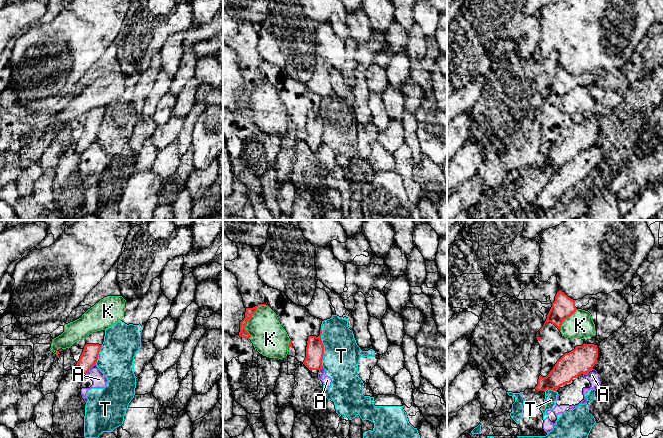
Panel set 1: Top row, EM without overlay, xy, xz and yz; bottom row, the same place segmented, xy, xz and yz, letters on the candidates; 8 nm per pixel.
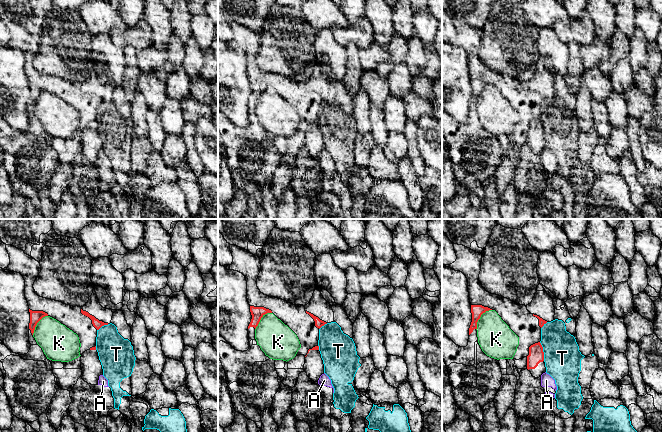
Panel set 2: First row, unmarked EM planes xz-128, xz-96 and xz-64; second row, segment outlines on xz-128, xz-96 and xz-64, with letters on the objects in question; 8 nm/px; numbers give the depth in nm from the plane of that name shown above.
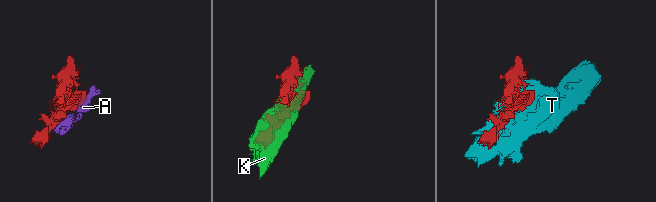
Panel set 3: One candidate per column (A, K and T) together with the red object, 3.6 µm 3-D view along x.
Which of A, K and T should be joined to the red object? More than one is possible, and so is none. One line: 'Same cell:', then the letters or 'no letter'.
Same cell: no letter

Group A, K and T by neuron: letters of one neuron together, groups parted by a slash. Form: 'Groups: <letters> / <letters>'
Groups: A / K / T

